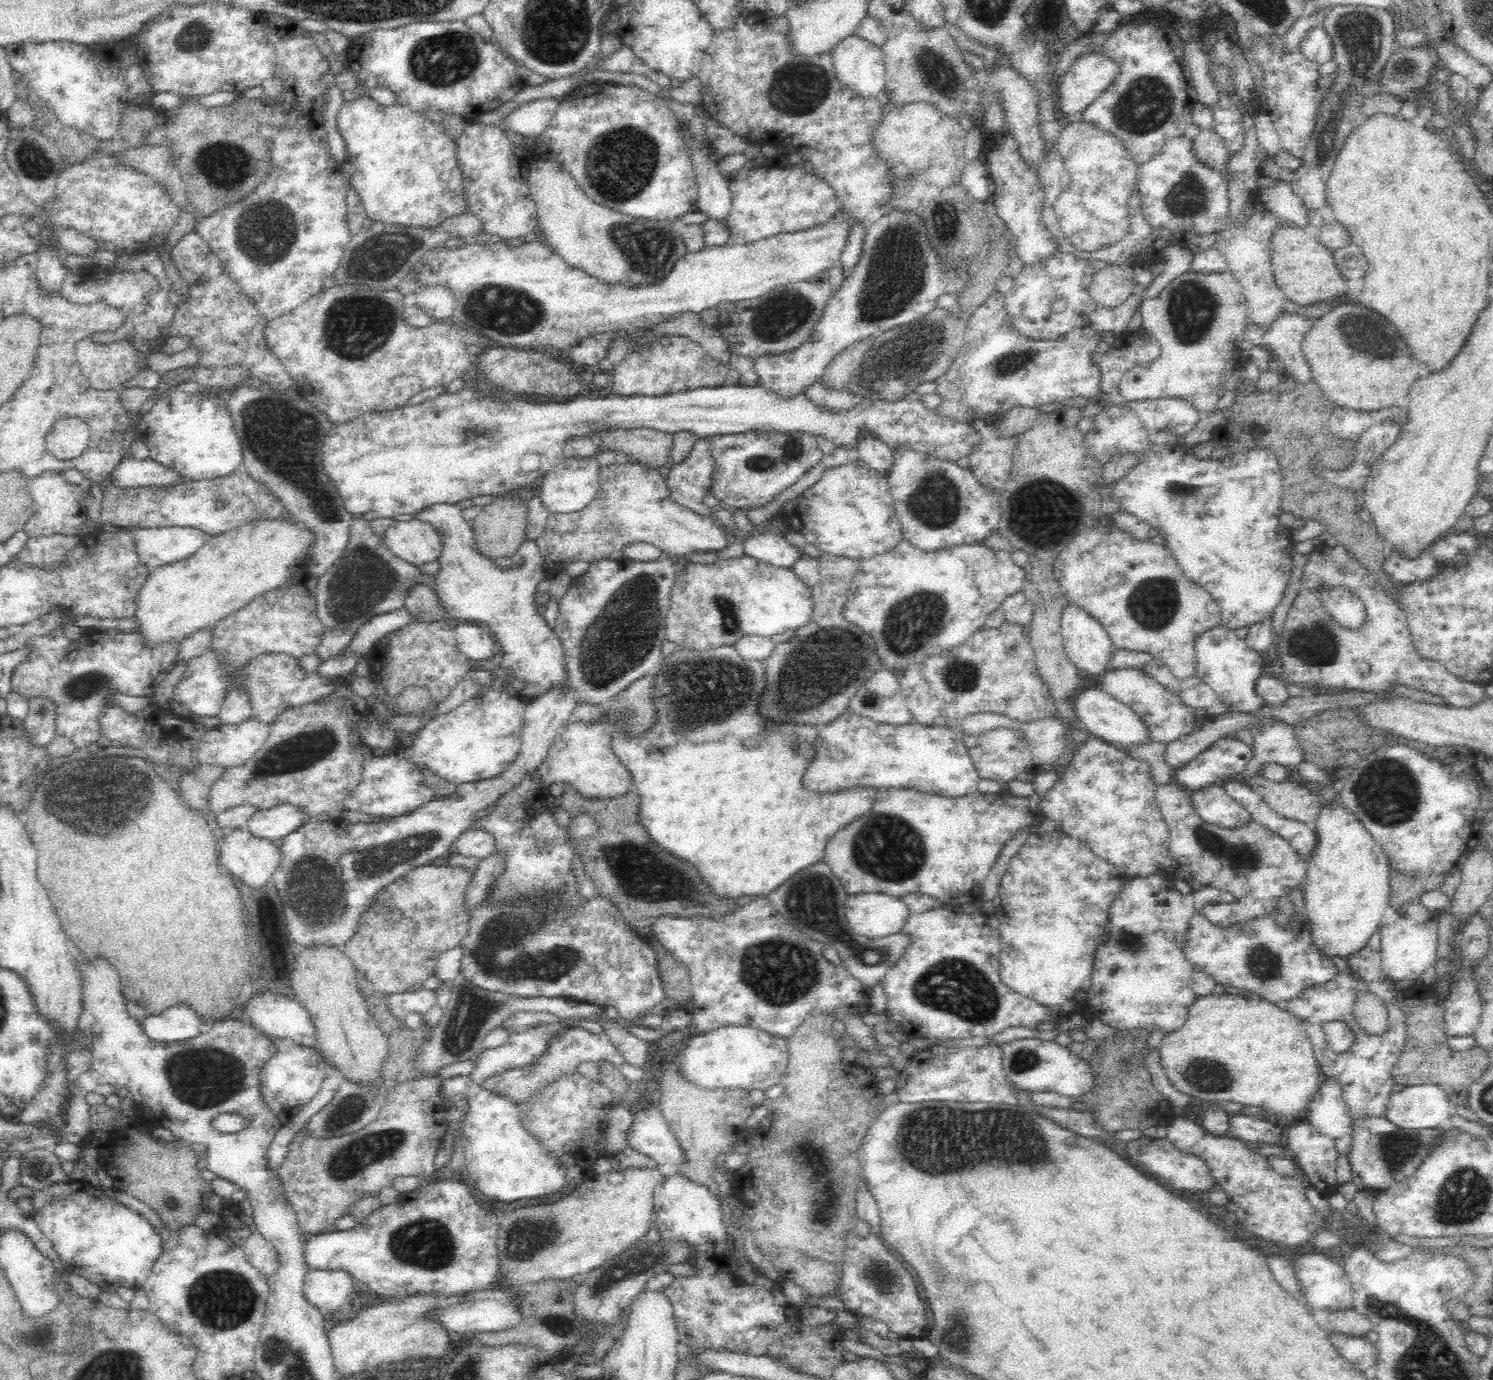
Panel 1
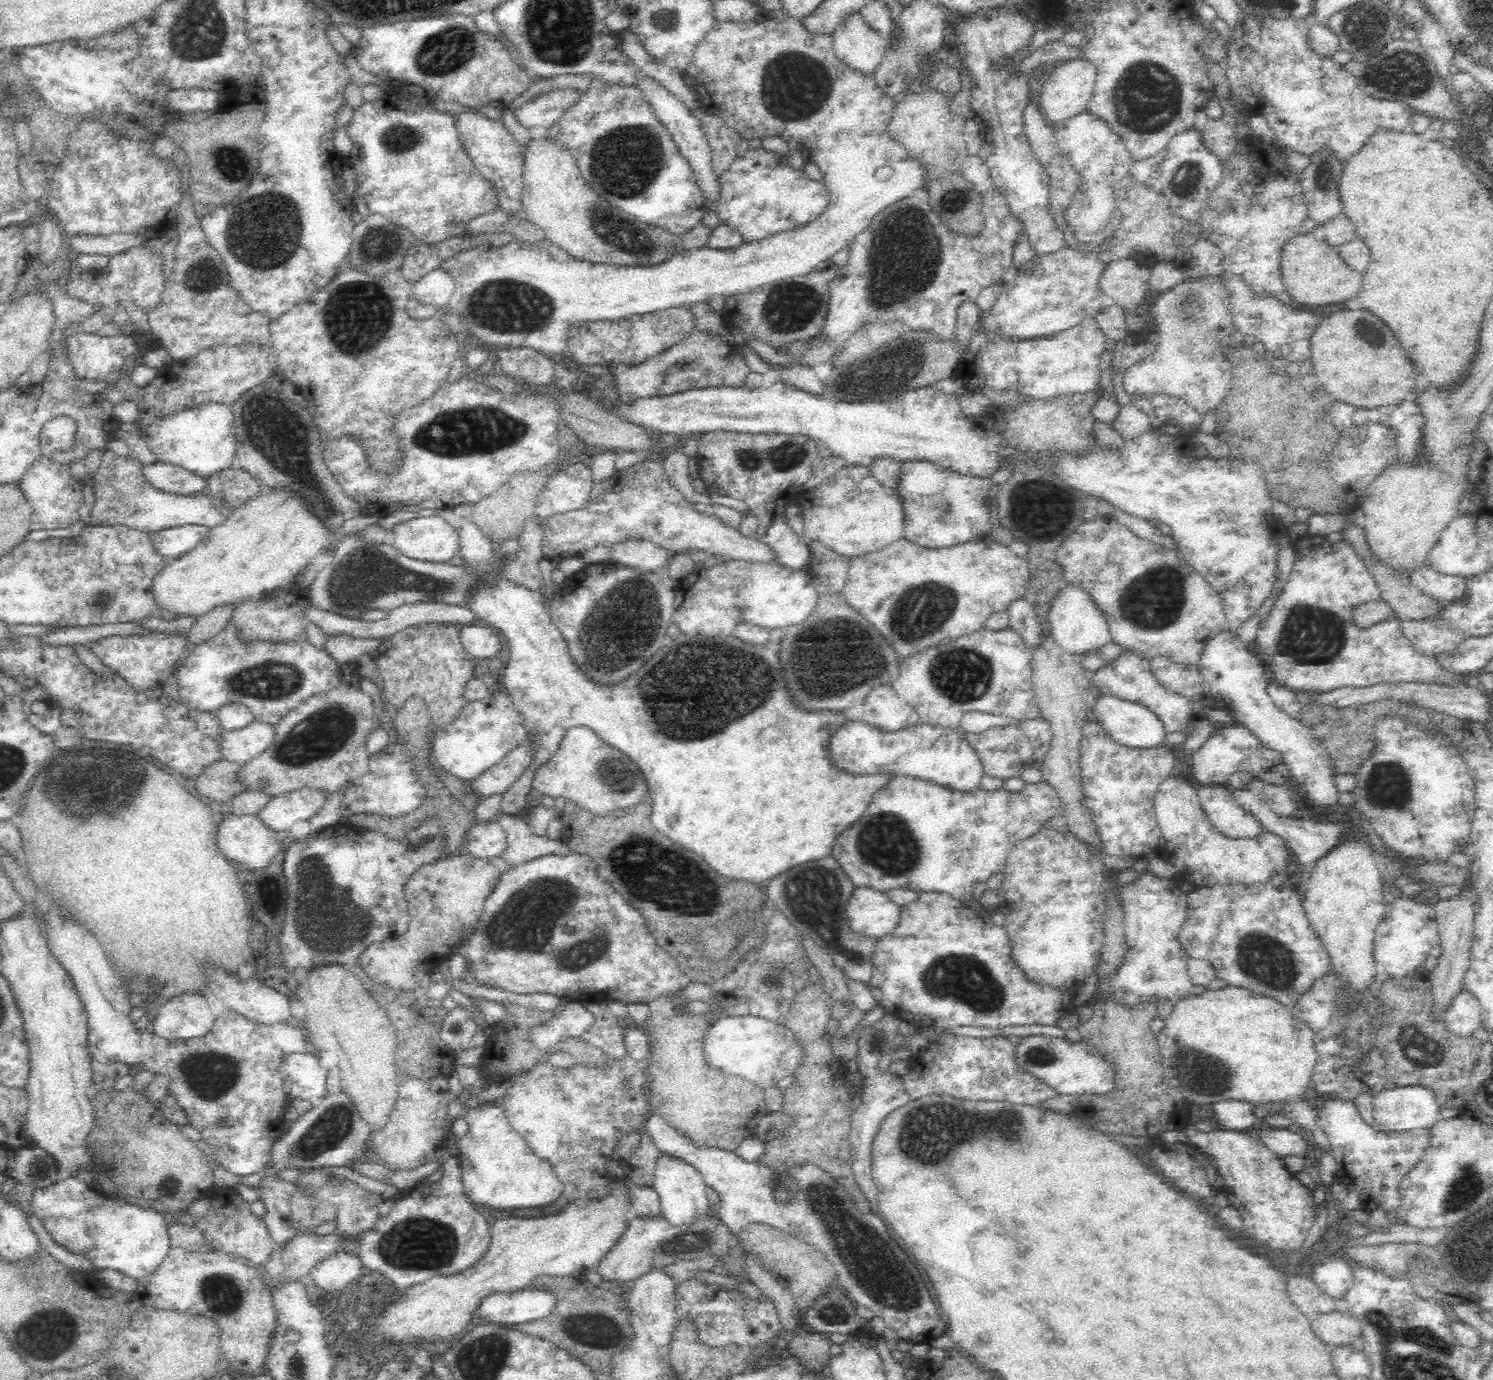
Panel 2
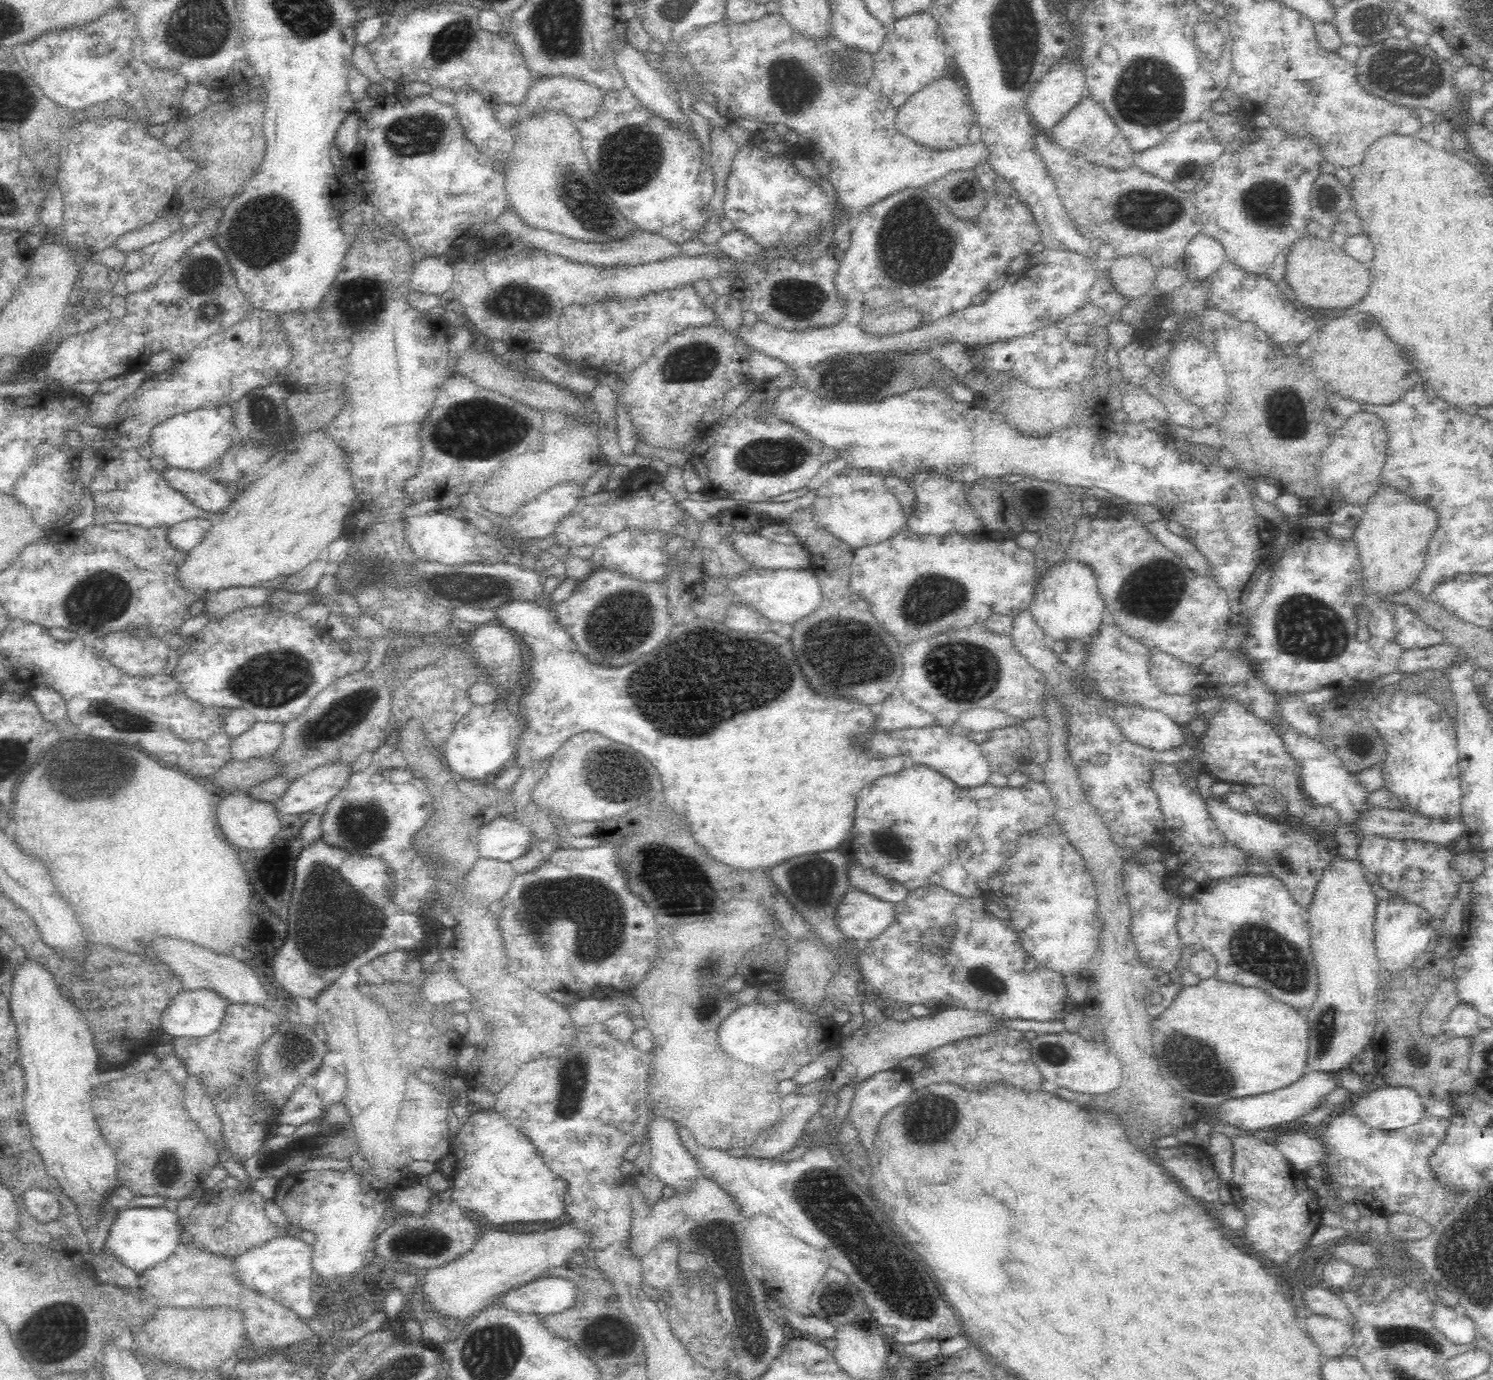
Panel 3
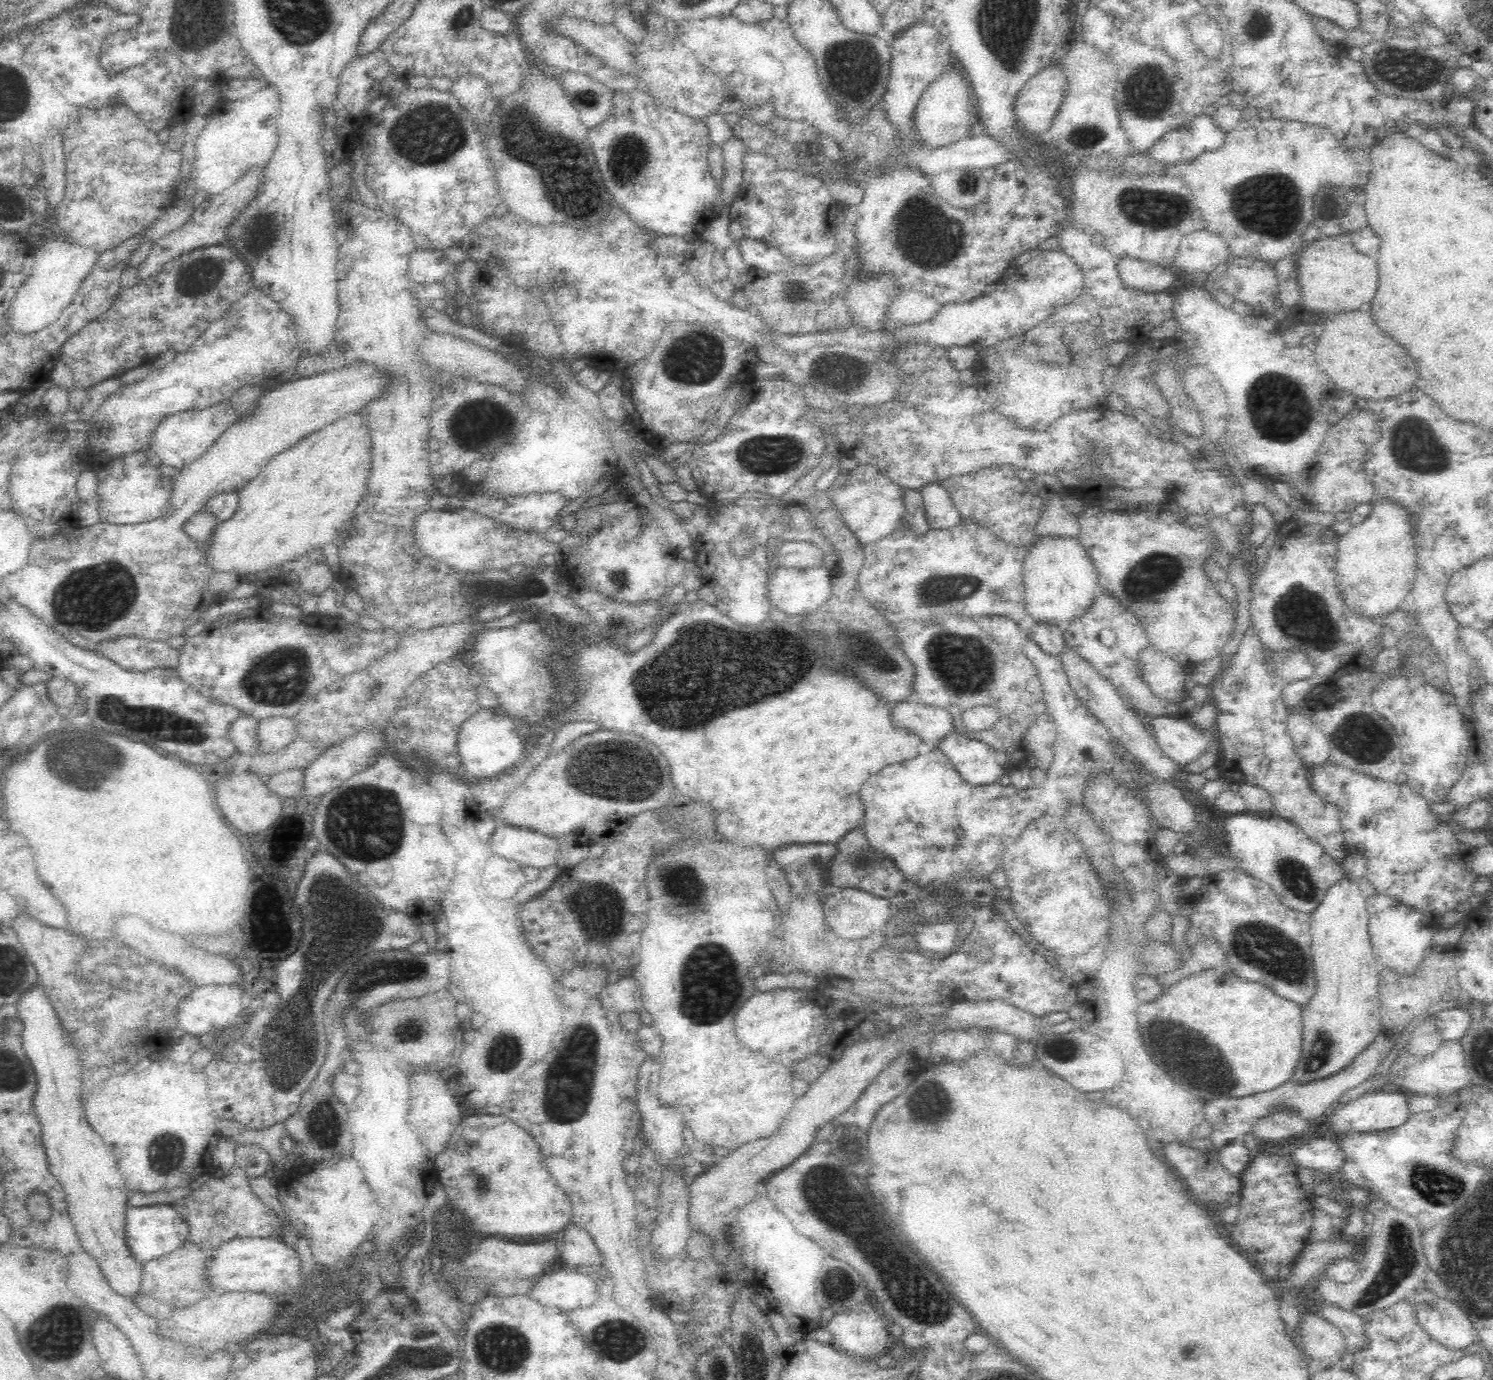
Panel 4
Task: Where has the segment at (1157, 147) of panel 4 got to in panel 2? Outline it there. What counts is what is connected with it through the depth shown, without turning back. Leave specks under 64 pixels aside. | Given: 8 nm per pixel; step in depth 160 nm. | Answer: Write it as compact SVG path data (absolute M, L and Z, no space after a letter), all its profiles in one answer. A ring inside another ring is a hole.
M1191 127L1180 132L1170 140L1160 152L1156 152L1148 158L1135 160L1130 168L1130 174L1154 188L1162 190L1166 196L1170 196L1173 209L1184 218L1196 218L1198 212L1204 206L1206 192L1212 190L1221 174L1221 159L1204 146L1200 130Z

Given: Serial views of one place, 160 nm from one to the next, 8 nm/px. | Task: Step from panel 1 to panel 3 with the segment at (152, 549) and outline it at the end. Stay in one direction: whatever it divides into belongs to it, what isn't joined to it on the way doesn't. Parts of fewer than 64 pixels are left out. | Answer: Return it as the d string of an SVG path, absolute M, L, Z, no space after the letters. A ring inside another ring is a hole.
M190 518L173 524L169 530L169 541L182 550L192 550L202 542L213 522L208 518Z

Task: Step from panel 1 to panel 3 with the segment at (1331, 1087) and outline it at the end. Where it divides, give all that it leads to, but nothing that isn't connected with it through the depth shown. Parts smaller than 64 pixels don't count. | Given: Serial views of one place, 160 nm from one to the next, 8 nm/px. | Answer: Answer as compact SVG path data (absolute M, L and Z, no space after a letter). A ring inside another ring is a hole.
M1343 1108L1328 1113L1326 1122L1321 1128L1324 1137L1323 1144L1327 1152L1319 1173L1329 1182L1331 1187L1346 1187L1352 1190L1353 1199L1368 1213L1401 1212L1422 1219L1434 1228L1454 1206L1460 1202L1464 1190L1450 1184L1451 1180L1441 1178L1431 1167L1431 1158L1437 1148L1444 1142L1451 1127L1451 1112L1443 1108L1432 1108L1425 1113L1416 1124L1396 1130L1374 1130L1370 1126L1360 1123Z

